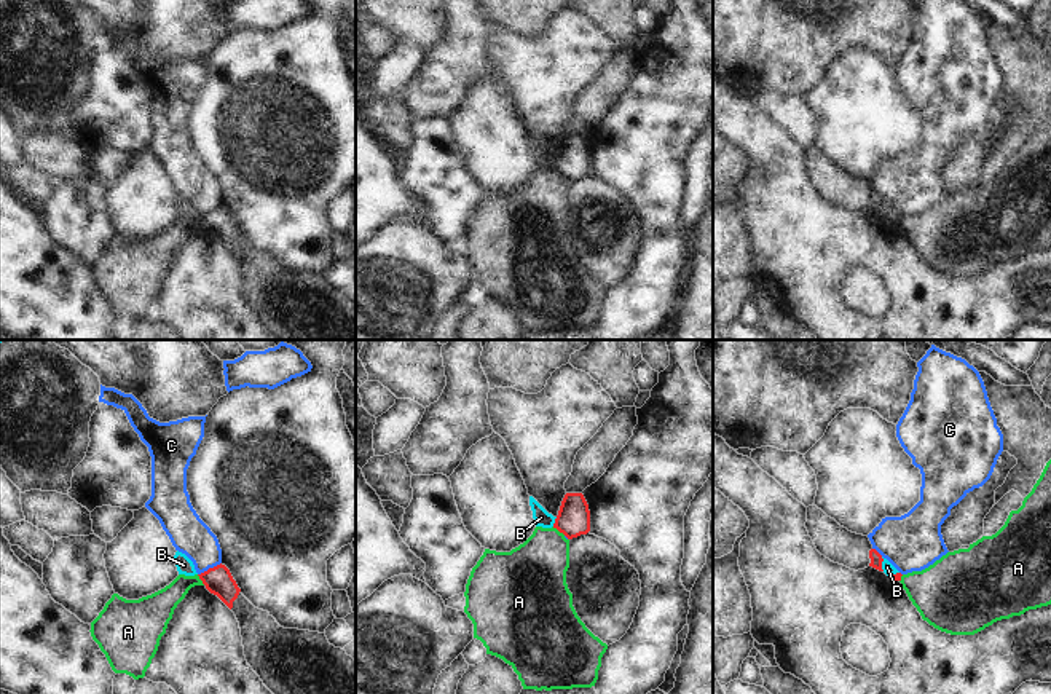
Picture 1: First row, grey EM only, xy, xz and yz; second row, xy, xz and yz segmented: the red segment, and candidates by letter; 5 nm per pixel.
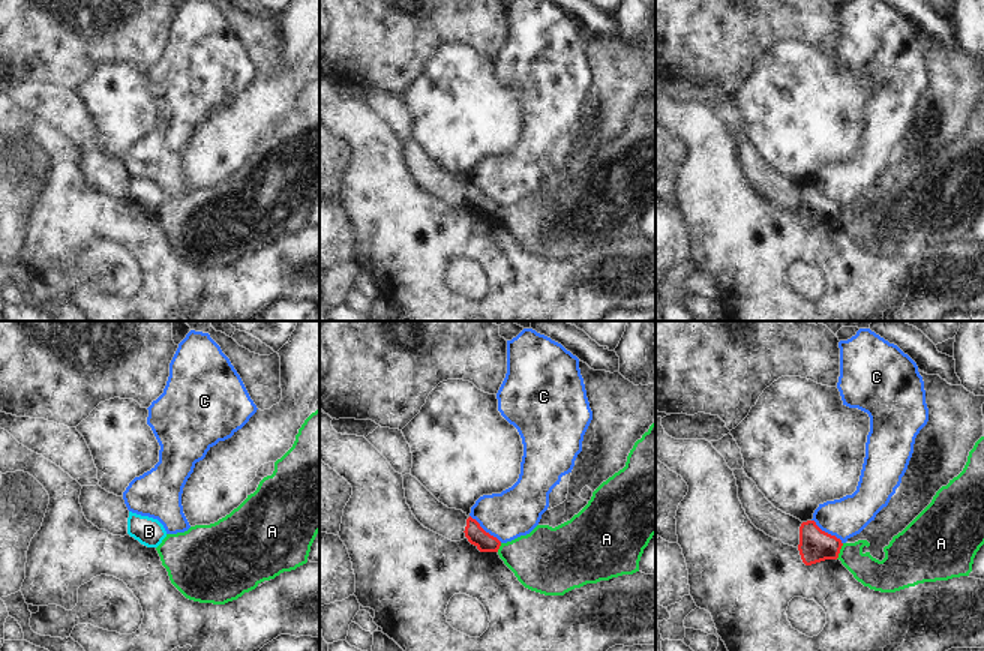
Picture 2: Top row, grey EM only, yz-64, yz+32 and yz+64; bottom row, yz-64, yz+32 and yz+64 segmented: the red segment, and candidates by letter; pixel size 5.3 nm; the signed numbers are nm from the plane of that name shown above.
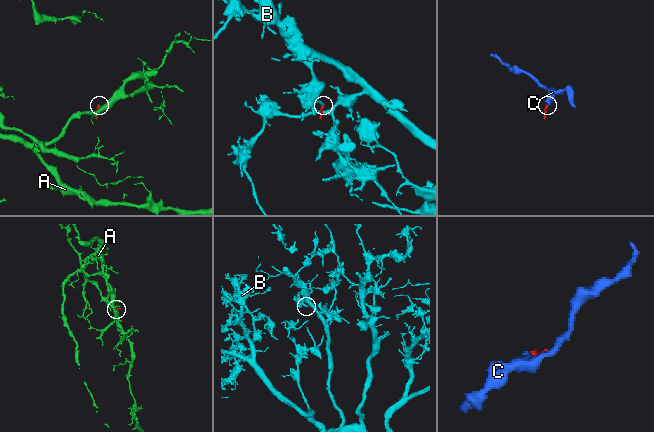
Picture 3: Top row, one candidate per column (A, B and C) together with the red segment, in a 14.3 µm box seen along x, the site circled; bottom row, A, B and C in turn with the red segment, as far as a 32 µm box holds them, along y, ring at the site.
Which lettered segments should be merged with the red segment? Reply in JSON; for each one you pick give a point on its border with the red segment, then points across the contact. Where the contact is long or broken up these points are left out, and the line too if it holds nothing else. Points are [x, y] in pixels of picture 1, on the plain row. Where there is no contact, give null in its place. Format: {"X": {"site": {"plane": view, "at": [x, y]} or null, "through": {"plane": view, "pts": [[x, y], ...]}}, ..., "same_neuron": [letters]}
{"same_neuron": []}

